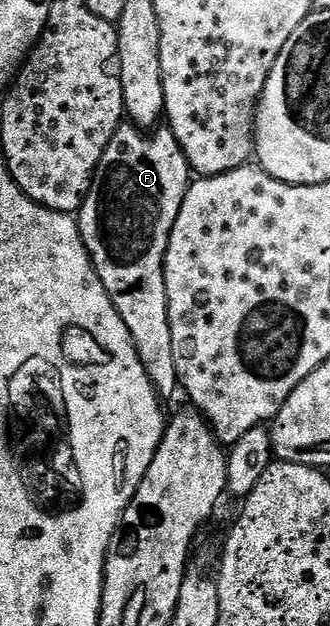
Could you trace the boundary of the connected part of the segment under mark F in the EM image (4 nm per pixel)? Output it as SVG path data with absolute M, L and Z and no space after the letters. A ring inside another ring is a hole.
M121 124L106 146L90 191L82 199L81 212L77 214L82 242L90 254L98 278L121 320L125 320L125 328L129 328L137 356L160 399L173 397L179 386L177 364L173 364L173 332L169 328L163 264L168 238L192 178L188 158L181 152L176 137L168 127L161 126L145 133L133 124Z

